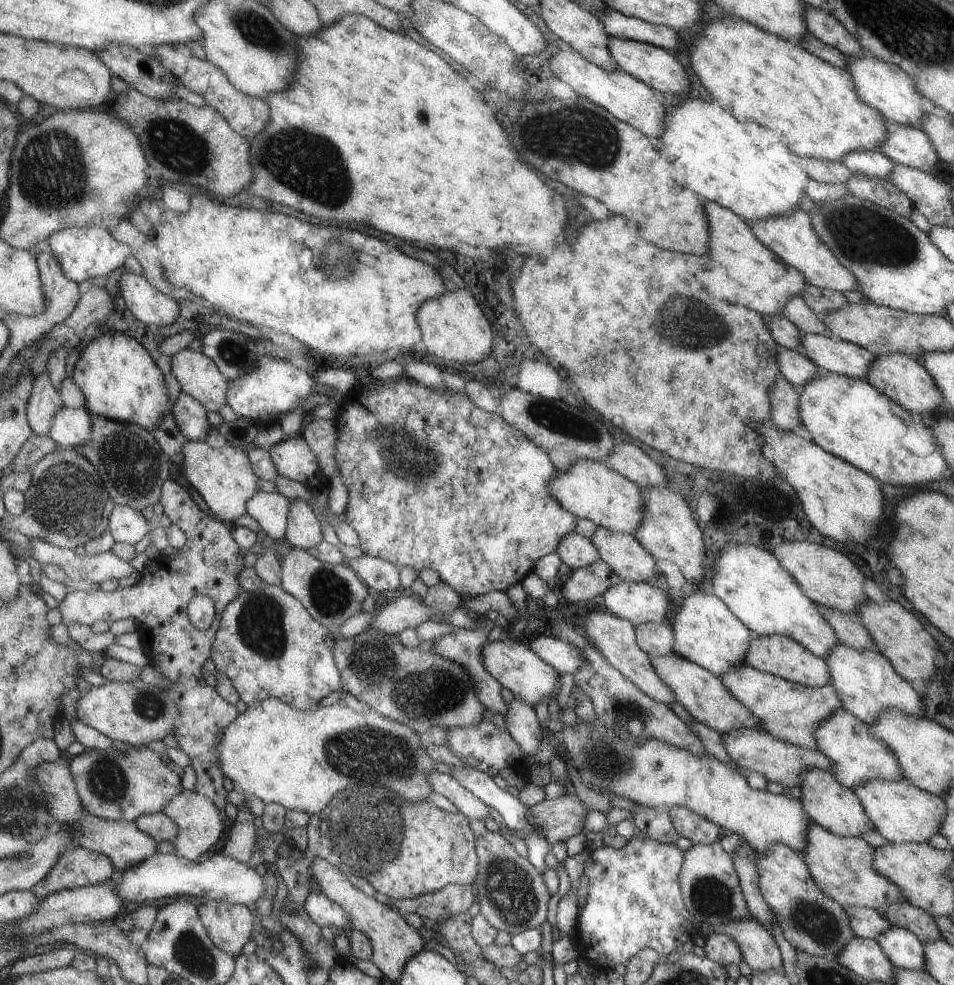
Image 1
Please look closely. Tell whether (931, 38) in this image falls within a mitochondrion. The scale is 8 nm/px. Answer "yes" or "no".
yes

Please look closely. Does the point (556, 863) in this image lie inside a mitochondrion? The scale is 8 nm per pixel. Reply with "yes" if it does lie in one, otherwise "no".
no

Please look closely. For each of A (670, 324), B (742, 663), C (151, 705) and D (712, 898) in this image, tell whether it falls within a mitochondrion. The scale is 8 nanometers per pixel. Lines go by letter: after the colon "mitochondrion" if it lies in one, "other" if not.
A: mitochondrion
B: other
C: mitochondrion
D: mitochondrion

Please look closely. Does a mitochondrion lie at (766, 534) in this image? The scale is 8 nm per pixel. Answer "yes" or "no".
no

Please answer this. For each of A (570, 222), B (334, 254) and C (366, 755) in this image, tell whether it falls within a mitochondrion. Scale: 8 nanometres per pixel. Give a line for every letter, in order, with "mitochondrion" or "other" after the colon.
A: other
B: mitochondrion
C: mitochondrion

